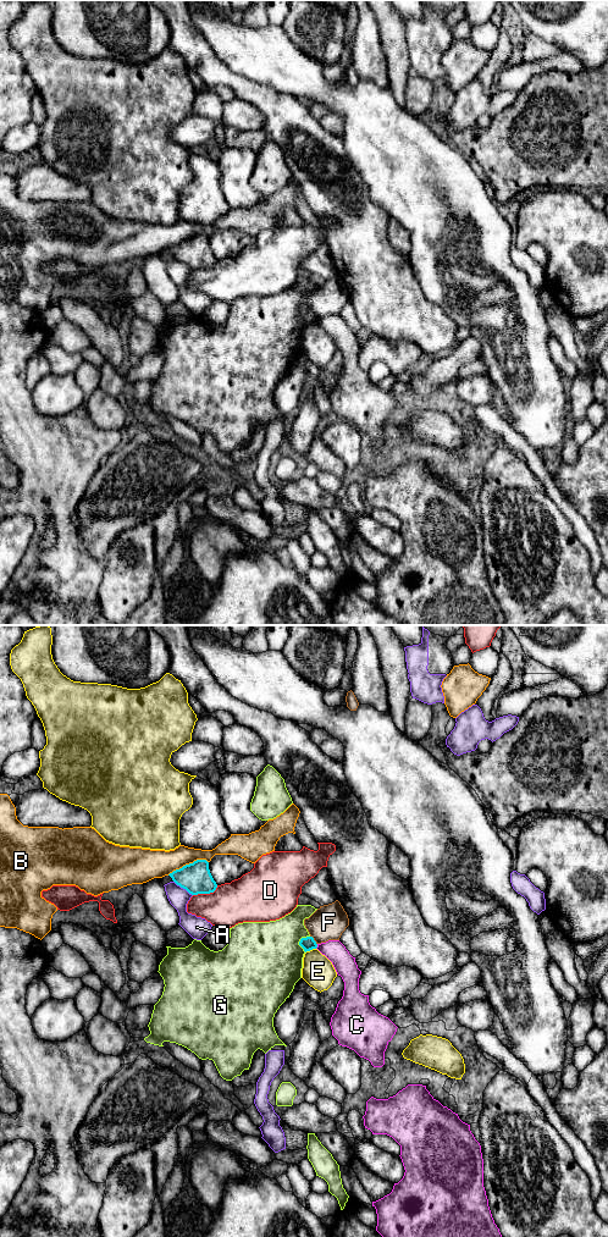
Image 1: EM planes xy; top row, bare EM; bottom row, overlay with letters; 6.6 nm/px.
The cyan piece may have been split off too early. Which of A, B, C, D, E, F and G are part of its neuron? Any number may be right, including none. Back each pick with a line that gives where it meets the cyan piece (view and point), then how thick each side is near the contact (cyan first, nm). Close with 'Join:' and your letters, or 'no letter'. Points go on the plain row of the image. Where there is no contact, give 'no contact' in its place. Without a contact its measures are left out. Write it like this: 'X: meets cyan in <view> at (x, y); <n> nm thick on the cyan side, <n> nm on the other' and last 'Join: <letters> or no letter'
Join: no letter

